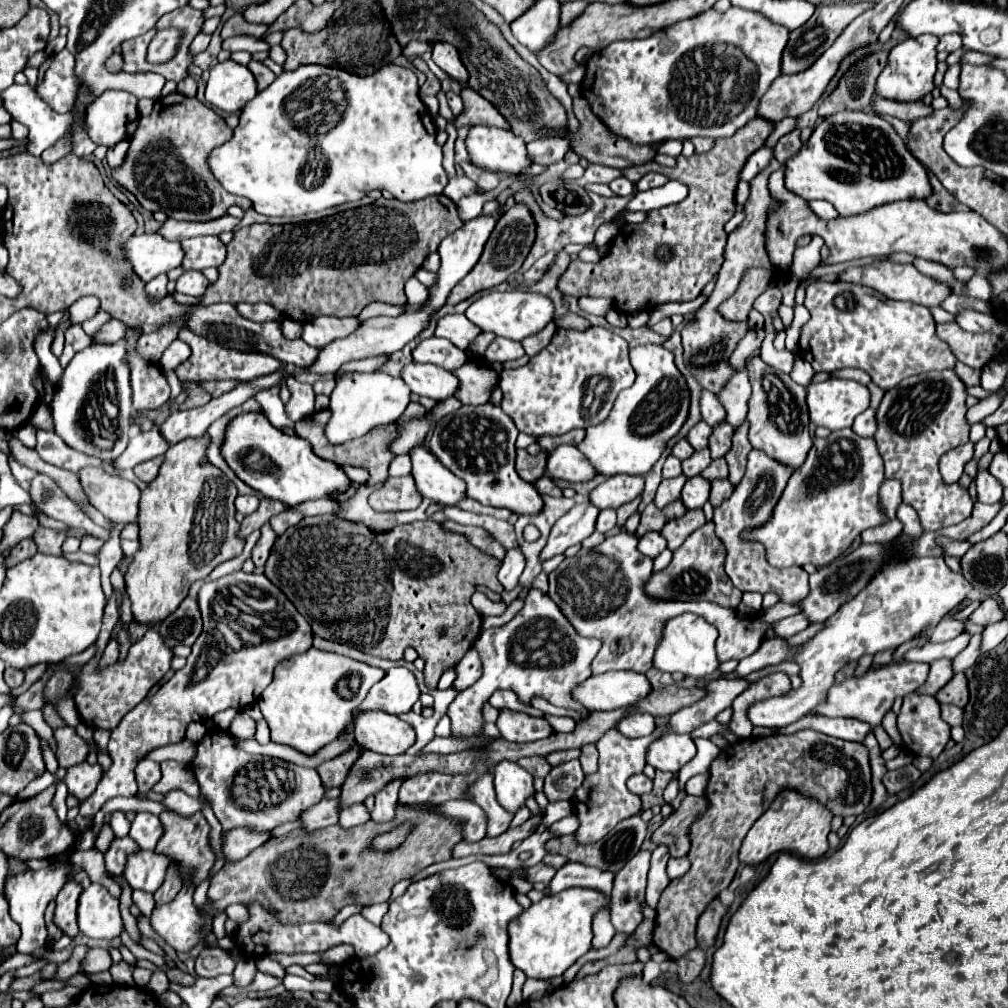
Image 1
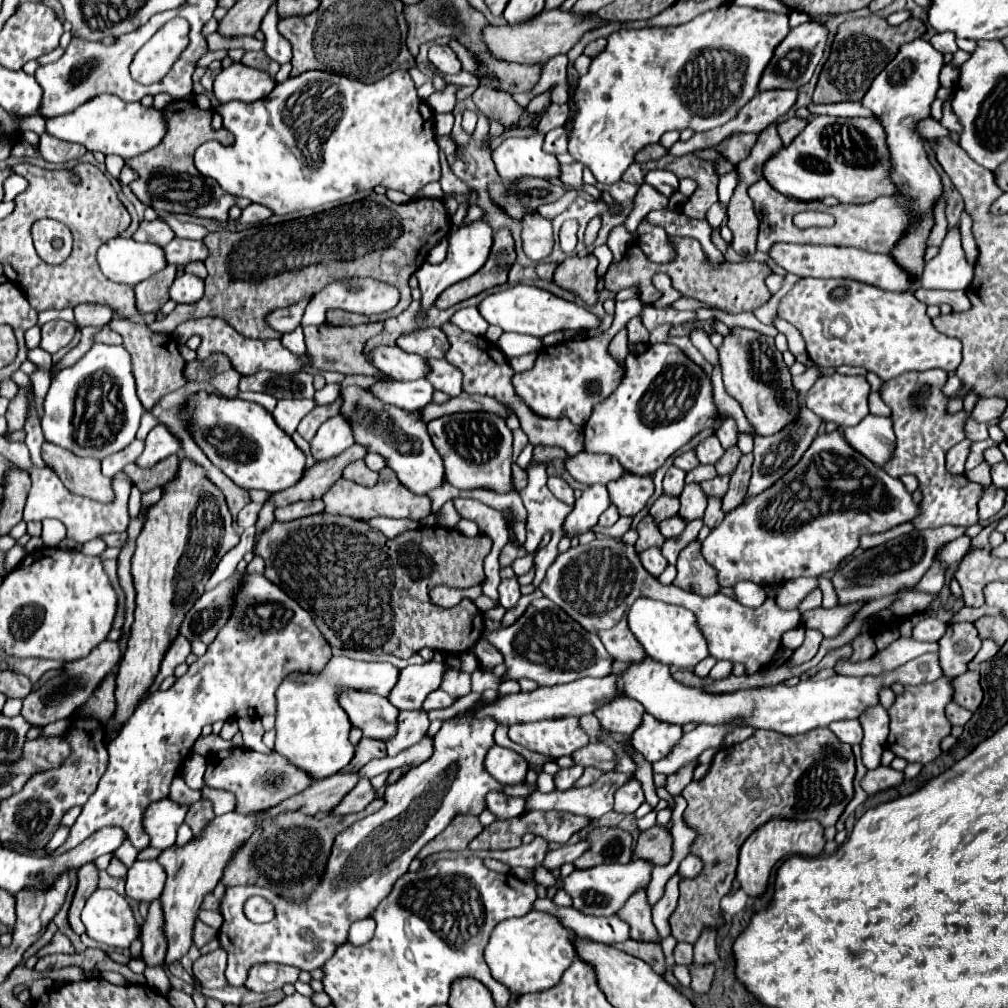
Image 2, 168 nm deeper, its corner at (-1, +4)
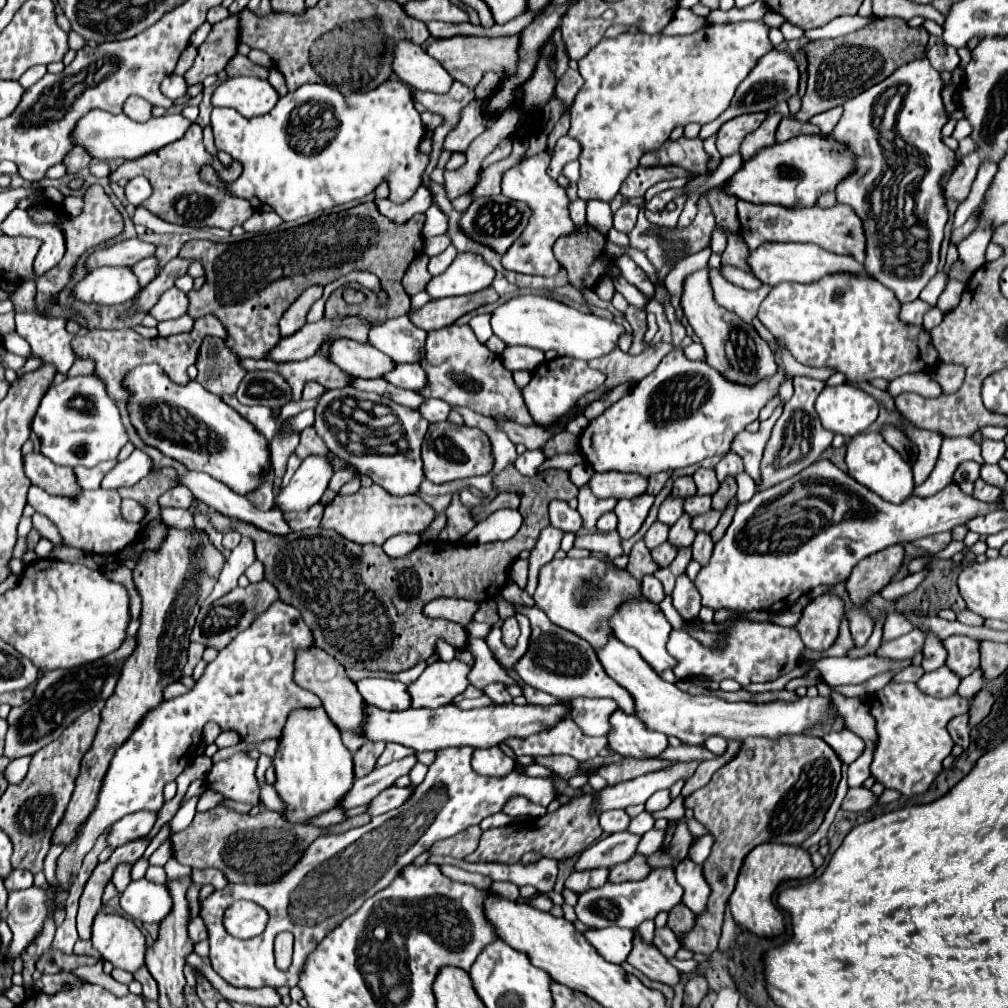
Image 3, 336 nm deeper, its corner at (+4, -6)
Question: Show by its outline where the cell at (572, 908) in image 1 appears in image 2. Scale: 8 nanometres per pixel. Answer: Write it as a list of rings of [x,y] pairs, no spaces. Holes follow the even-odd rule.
[[[531,909],[523,917],[511,917],[501,921],[489,939],[485,949],[485,961],[491,969],[491,975],[511,989],[511,993],[533,993],[545,991],[557,985],[569,969],[569,965],[577,959],[577,951],[573,945],[573,931],[561,923],[559,917]]]

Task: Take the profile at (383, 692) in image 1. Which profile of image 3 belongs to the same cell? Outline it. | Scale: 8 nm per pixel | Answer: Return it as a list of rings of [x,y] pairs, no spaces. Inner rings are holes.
[[[452,659],[452,661],[436,661],[426,667],[426,671],[418,677],[416,683],[408,687],[412,695],[412,707],[440,707],[444,703],[452,703],[456,695],[462,695],[470,685],[468,673],[472,665]]]

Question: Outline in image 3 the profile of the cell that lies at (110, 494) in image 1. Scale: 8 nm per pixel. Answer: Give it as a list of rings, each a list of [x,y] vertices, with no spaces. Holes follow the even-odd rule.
[[[42,453],[24,455],[24,473],[32,485],[44,489],[50,495],[72,497],[80,493],[80,487],[76,487],[76,477],[72,467],[54,465]]]

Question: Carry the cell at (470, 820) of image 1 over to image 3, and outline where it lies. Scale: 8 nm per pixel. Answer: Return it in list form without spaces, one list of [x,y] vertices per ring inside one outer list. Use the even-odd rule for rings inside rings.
[[[496,813],[496,815],[492,815],[492,817],[488,817],[488,819],[484,819],[482,823],[480,823],[480,827],[486,831],[486,829],[490,829],[490,827],[500,827],[500,825],[508,825],[508,823],[512,823],[514,819],[508,819],[508,815],[504,815],[504,813]]]

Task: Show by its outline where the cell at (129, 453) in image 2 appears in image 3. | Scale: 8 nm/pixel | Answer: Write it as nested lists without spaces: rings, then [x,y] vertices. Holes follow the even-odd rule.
[[[104,461],[92,469],[88,467],[76,467],[74,473],[76,473],[76,479],[78,479],[78,485],[82,489],[98,489],[100,485],[100,479],[104,473],[108,473],[112,467],[116,465],[116,461]]]

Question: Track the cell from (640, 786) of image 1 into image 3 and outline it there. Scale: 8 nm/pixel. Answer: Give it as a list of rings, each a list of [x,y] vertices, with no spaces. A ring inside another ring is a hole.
[[[612,809],[612,811],[602,811],[600,813],[600,827],[606,835],[618,833],[628,829],[628,815],[624,809]]]

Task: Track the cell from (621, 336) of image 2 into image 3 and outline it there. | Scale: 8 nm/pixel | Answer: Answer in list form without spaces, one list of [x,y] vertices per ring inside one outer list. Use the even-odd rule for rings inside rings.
[[[450,325],[430,331],[420,365],[426,371],[426,385],[418,391],[422,397],[442,399],[450,405],[468,407],[500,421],[514,421],[522,425],[534,423],[524,405],[522,389],[516,387],[512,379],[512,371],[504,369],[500,357],[476,339],[470,325]]]

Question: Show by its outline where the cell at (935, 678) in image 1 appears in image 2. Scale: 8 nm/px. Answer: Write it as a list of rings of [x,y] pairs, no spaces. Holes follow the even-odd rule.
[[[971,623],[949,625],[945,637],[939,641],[939,665],[945,677],[957,677],[967,671],[967,663],[981,647],[977,629]]]

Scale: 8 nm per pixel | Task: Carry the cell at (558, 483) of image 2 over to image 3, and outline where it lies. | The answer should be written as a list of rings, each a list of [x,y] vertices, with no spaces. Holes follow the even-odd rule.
[[[564,501],[550,503],[550,525],[560,531],[578,533],[582,529],[582,517],[576,509],[570,509]]]

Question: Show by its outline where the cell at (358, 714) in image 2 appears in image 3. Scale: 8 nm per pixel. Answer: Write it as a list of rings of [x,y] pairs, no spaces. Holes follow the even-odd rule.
[[[310,645],[306,649],[296,651],[296,663],[294,663],[294,681],[298,687],[312,691],[314,695],[320,697],[330,721],[340,729],[340,731],[356,731],[360,733],[360,719],[364,719],[364,699],[358,693],[356,683],[352,683],[346,675],[346,669],[332,659],[326,651],[320,651],[316,645]]]

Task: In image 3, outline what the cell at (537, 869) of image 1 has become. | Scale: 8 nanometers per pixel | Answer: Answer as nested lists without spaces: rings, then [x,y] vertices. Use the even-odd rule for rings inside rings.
[[[620,831],[620,833],[612,833],[608,837],[604,837],[602,841],[594,843],[592,847],[588,847],[578,863],[576,863],[576,871],[590,871],[590,869],[612,869],[618,863],[626,863],[636,855],[636,847],[640,843],[640,835],[634,835],[630,831]]]

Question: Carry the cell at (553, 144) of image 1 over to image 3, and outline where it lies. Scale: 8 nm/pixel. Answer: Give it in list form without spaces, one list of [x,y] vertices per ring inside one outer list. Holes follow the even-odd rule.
[[[562,137],[558,143],[556,143],[556,149],[554,149],[554,155],[552,155],[552,163],[550,163],[550,167],[548,167],[548,175],[552,177],[552,179],[556,179],[556,177],[560,177],[562,173],[562,167],[568,163],[568,161],[574,161],[574,159],[578,159],[580,157],[580,153],[582,153],[582,147],[580,147],[580,143],[576,141],[576,139],[572,139],[572,137]]]

